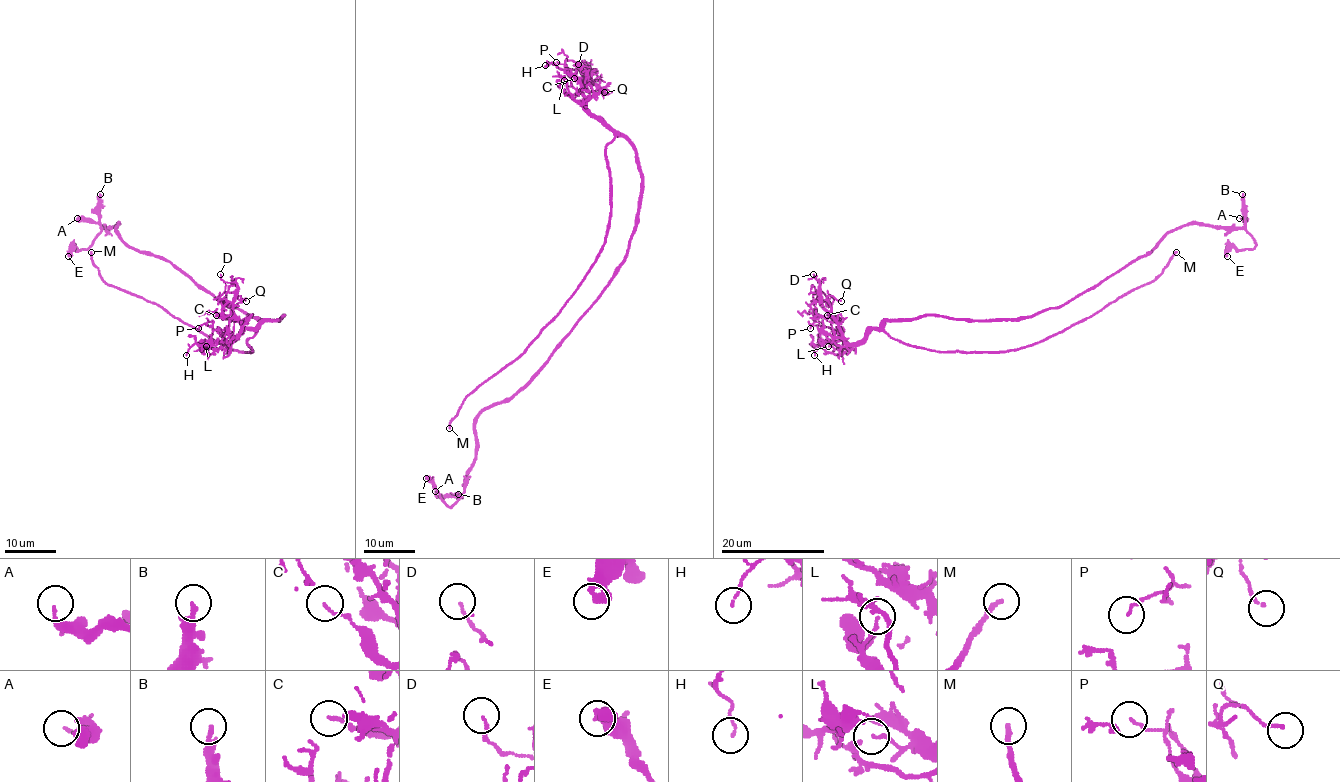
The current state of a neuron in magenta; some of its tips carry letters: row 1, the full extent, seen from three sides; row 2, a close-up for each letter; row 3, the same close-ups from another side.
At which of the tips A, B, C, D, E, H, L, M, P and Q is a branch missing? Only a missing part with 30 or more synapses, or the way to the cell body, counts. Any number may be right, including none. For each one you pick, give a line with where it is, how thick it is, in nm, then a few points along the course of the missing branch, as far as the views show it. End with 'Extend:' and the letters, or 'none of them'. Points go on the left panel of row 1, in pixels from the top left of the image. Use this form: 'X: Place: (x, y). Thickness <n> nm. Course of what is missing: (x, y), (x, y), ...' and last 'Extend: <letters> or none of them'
M: Place: (91, 252). Thickness 200 nm. Course of what is missing: (91, 252), (106, 245), (119, 248), (122, 245), (136, 266), (182, 276)
Extend: M

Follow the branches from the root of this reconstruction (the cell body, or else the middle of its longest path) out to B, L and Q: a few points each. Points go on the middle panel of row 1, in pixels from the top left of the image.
B: (642, 190), (627, 255), (609, 285), (547, 362), (514, 394), (476, 417), (476, 456), (465, 491), (458, 494)
L: (642, 190), (642, 172), (635, 148), (578, 104), (562, 87), (564, 80)
Q: (642, 190), (635, 148), (607, 129), (586, 107), (586, 100), (599, 91), (593, 82), (599, 78), (604, 92)

